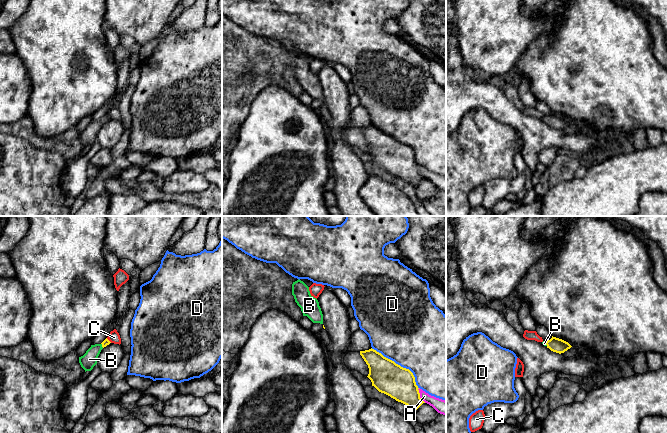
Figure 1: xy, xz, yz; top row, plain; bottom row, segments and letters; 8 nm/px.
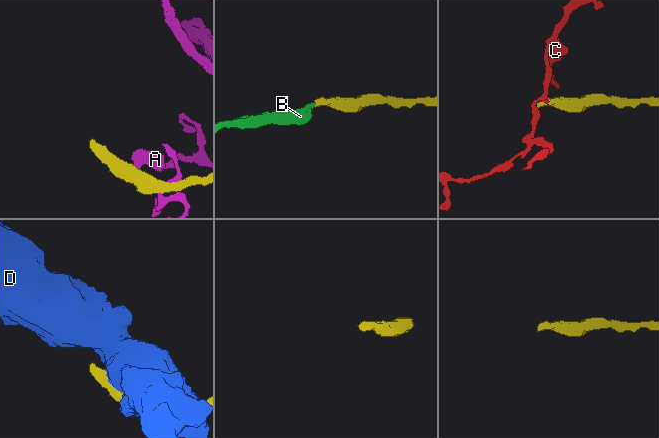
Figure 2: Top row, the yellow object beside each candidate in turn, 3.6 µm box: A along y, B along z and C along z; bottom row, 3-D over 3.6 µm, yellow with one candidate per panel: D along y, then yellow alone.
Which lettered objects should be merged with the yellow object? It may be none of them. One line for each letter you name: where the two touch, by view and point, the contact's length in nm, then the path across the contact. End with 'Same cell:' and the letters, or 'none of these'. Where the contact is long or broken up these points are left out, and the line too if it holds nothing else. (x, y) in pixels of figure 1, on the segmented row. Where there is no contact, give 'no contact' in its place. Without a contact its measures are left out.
B: contact xy (102, 345); length 40 nm; way xy (106, 342), (102, 345), (89, 359)
Same cell: B

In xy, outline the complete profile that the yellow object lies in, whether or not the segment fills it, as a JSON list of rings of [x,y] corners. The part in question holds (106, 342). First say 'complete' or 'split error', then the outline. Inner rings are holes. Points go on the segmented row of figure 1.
split error; [[[106,338],[101,344],[91,345],[86,353],[79,357],[79,363],[85,372],[93,369],[93,367],[97,364],[97,358],[101,350],[110,343],[111,342]]]

